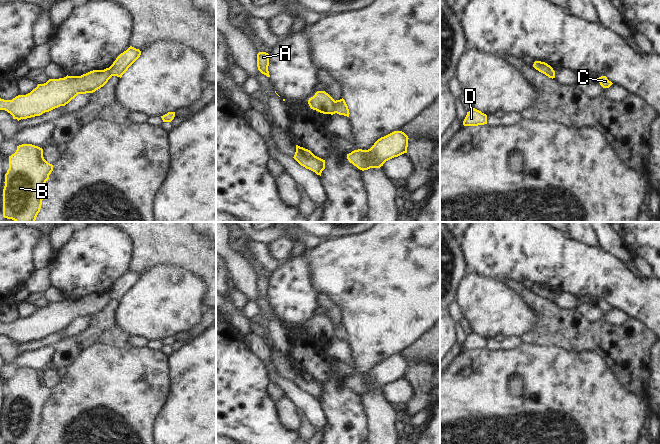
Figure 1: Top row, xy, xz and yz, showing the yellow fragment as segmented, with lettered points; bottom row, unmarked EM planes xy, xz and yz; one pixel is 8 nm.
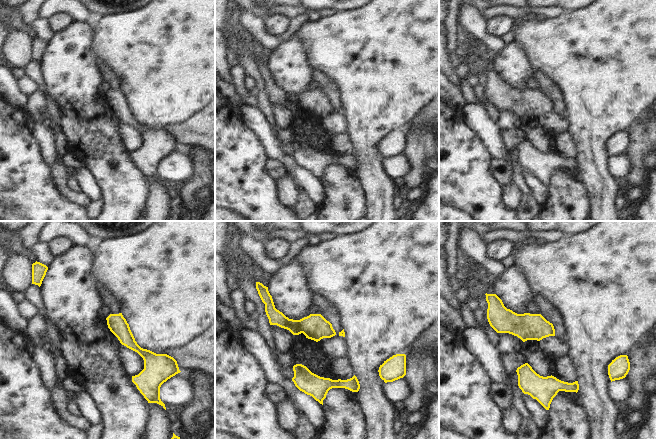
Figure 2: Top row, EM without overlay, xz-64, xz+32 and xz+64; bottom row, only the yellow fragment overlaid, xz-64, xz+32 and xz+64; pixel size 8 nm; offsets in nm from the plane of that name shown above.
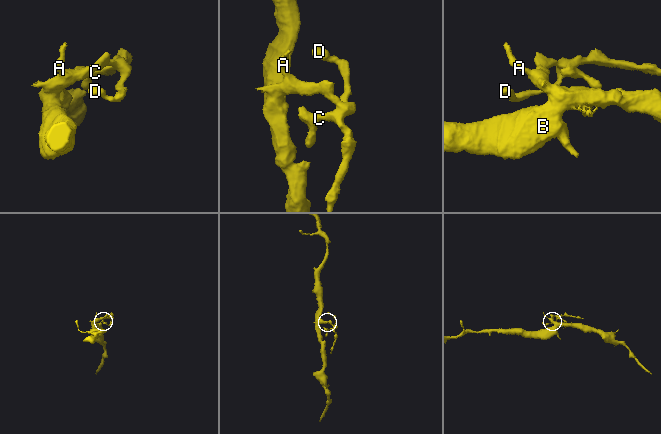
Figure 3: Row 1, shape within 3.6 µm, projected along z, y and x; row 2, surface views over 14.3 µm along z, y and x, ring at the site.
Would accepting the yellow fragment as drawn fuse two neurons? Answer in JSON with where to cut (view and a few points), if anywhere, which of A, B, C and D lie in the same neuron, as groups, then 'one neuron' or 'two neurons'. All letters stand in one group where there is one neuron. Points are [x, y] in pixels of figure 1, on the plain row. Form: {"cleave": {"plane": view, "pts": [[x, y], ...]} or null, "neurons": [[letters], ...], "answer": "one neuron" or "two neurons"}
{"cleave": {"plane": "xz", "pts": [[334, 325], [336, 336]]}, "neurons": [["A", "B"], ["C", "D"]], "answer": "two neurons"}

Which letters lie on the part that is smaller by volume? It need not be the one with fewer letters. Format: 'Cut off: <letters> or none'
Cut off: C, D

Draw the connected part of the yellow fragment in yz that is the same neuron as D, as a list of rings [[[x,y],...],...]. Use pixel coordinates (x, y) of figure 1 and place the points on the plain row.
[[[475,332],[467,336],[463,345],[464,350],[478,350],[484,348],[487,348],[487,339]]]

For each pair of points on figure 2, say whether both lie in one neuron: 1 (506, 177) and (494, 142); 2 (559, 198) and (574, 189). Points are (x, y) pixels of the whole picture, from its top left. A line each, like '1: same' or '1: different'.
1: different
2: same

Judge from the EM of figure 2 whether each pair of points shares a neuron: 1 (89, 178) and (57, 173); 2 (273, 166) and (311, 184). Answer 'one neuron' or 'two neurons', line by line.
1: two neurons
2: two neurons

